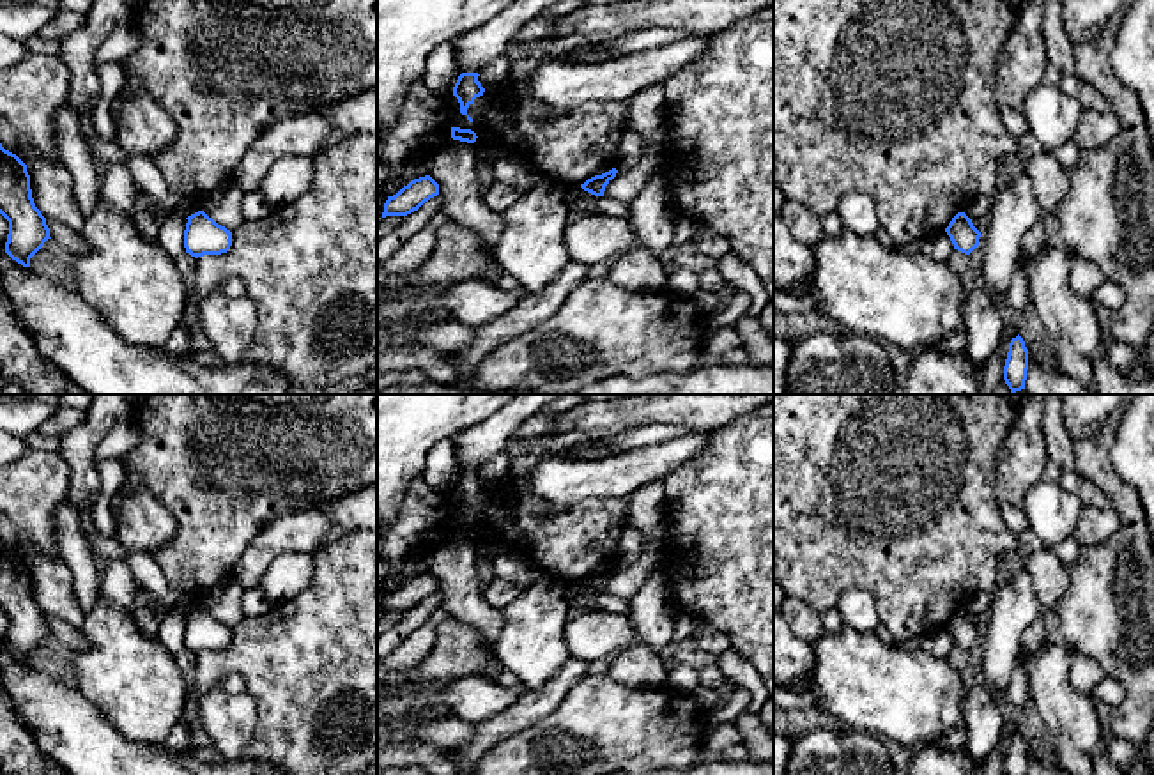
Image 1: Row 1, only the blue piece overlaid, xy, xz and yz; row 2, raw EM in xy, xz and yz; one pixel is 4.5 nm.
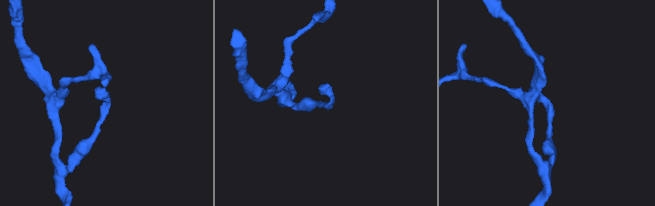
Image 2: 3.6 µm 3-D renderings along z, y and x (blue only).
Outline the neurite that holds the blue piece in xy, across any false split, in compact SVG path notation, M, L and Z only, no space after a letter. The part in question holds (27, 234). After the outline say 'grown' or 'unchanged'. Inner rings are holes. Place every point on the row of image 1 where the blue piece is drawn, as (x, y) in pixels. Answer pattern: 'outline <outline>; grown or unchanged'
outline M0 143L0 214L9 221L5 253L30 267L30 258L50 237L46 218L35 207L27 165Z; unchanged

